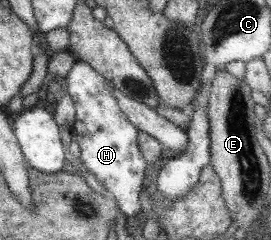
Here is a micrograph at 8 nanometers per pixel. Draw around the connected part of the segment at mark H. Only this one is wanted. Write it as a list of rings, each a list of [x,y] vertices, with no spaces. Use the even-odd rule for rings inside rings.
[[[78,61],[65,75],[61,85],[62,91],[66,91],[73,101],[75,123],[72,134],[73,140],[79,145],[79,158],[83,166],[118,203],[118,210],[125,217],[131,217],[140,211],[137,195],[141,189],[147,161],[140,153],[139,140],[136,138],[139,131],[120,110],[116,99],[113,99],[109,84],[89,65]]]

